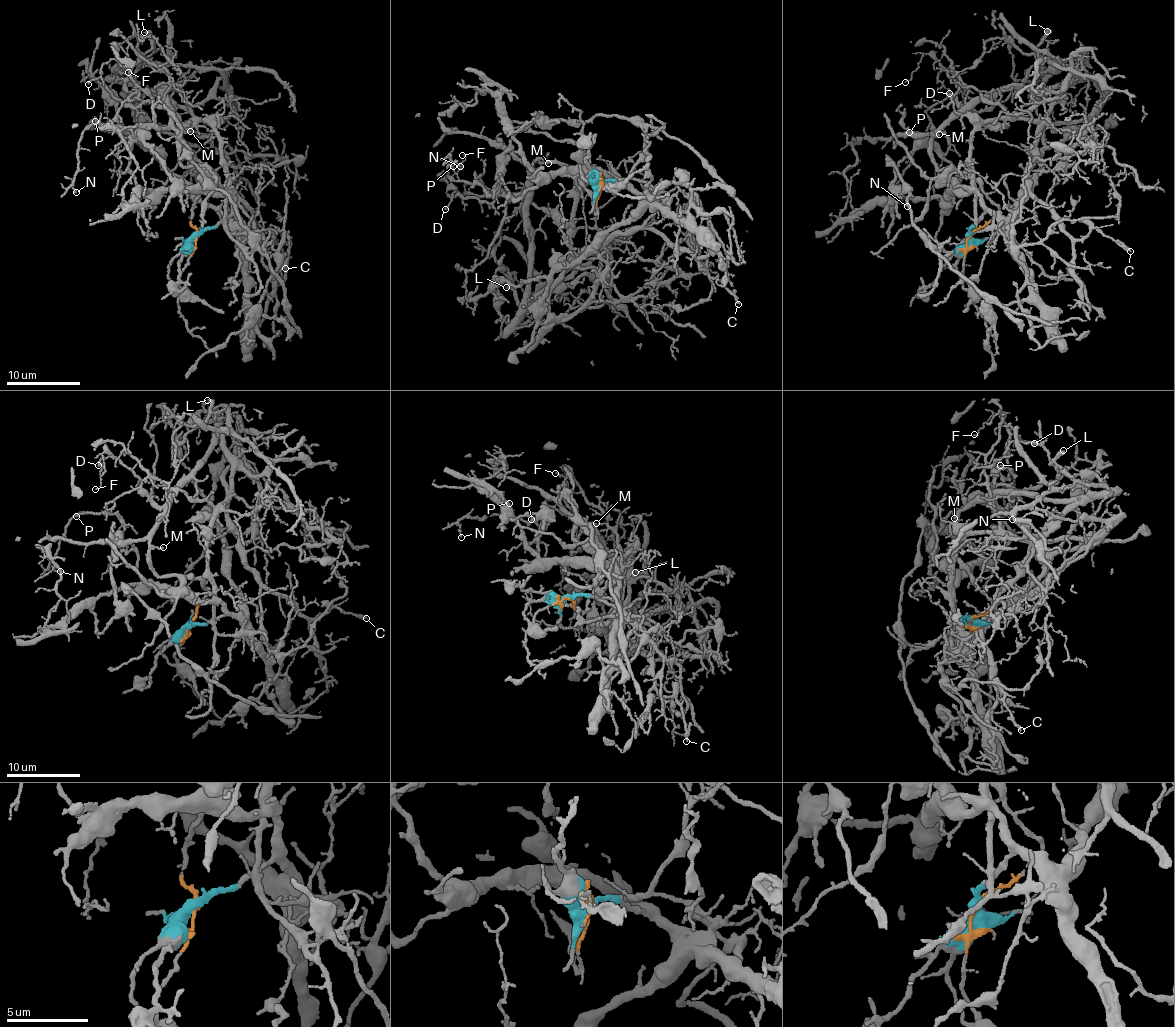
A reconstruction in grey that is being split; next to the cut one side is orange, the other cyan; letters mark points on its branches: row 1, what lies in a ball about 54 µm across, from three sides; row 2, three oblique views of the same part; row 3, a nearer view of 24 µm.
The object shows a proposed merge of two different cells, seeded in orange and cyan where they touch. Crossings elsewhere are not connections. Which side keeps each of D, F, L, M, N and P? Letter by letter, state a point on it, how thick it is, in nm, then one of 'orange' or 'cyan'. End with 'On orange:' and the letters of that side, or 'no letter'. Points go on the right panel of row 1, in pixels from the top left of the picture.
D: (949, 93) | 140 nm | orange
F: (905, 82) | 120 nm | orange
L: (1047, 31) | 320 nm | orange
M: (939, 134) | 120 nm | orange
N: (907, 206) | 120 nm | orange
P: (909, 132) | 120 nm | orange
On orange: D, F, L, M, N, P

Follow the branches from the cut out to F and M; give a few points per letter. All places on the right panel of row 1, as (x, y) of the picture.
F: (970, 236), (998, 208), (977, 182), (935, 165), (932, 139), (959, 107), (955, 81), (924, 54), (905, 82)
M: (970, 236), (998, 208), (975, 182), (949, 167), (940, 170), (935, 165), (932, 139), (938, 134)

